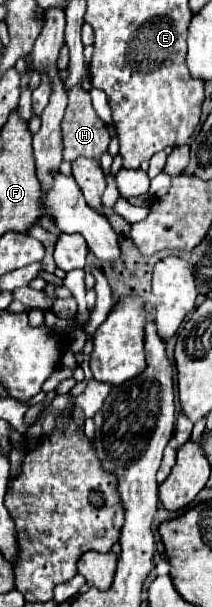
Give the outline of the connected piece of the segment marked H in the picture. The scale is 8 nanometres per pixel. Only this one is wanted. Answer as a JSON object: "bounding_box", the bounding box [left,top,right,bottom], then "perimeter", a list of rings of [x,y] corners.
{"bounding_box":[62,86,110,162],"perimeter":[[[74,86],[68,94],[68,108],[62,120],[64,160],[72,162],[80,156],[100,160],[108,152],[110,132],[92,108],[90,92]]]}

